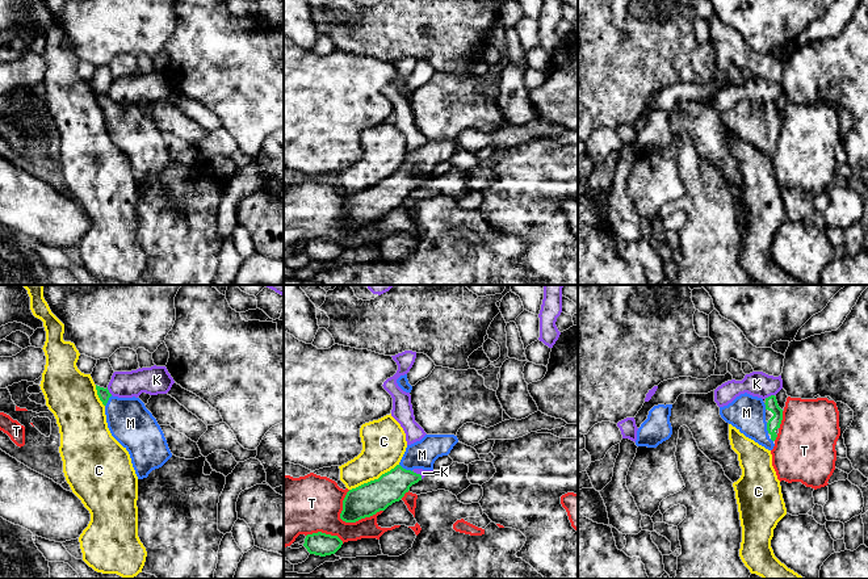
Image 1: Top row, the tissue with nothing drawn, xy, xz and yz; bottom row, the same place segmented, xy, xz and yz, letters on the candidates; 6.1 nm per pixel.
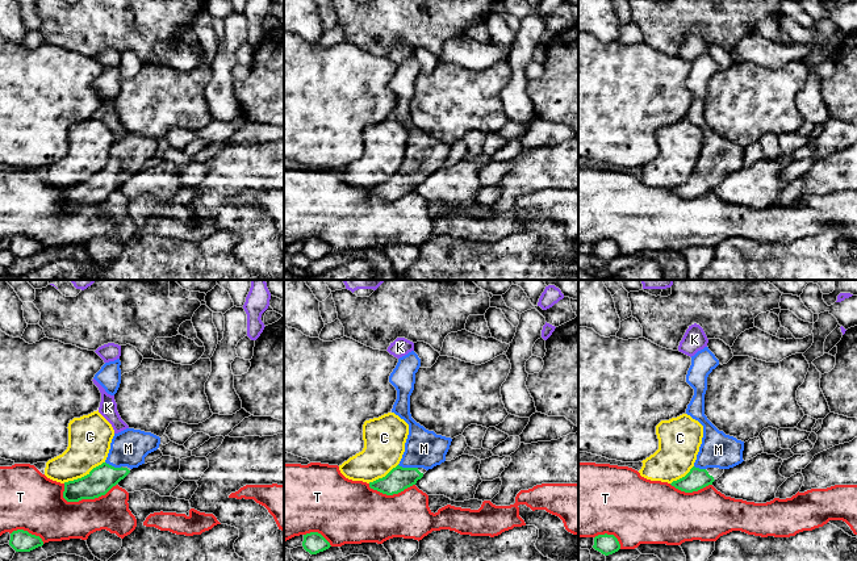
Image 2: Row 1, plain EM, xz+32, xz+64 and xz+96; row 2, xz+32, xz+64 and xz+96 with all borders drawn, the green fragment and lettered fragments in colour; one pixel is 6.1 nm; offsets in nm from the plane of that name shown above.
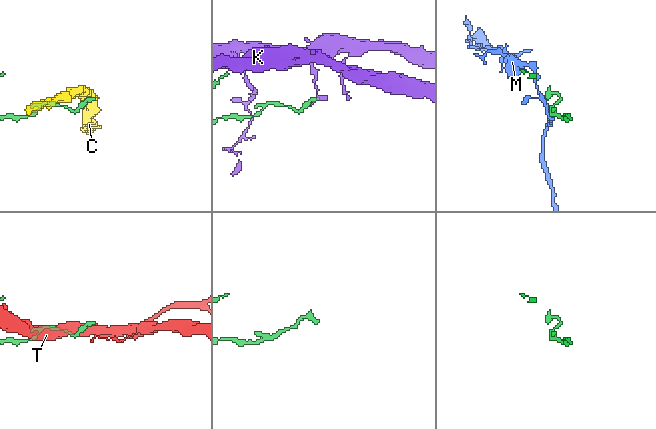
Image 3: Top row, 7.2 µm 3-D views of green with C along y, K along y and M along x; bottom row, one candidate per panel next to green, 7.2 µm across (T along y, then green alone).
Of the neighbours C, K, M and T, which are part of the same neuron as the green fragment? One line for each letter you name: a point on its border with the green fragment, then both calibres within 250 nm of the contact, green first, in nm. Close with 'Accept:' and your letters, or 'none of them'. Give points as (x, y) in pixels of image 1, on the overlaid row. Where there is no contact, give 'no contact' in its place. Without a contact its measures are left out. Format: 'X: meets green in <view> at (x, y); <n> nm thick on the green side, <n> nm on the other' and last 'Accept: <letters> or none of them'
M: meets green in xz at (405, 469); 190 nm thick on the green side, 180 nm on the other
Accept: M

